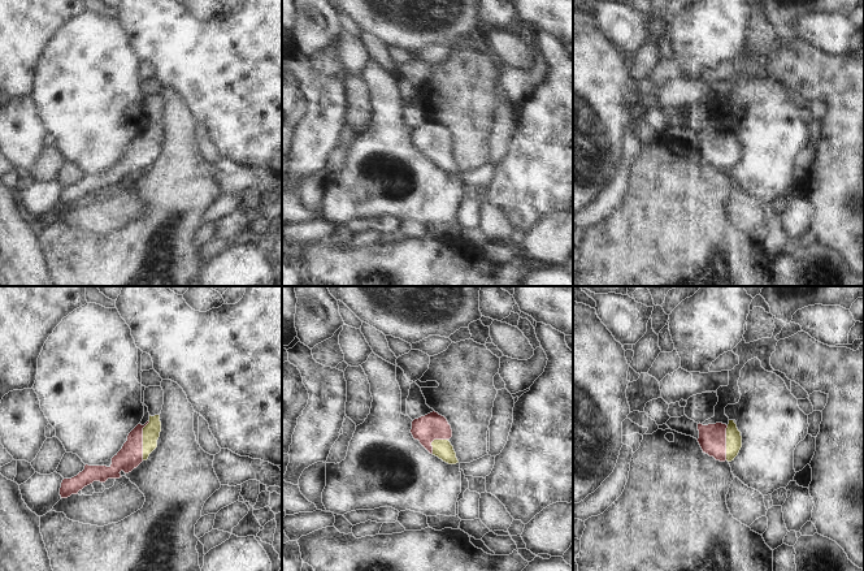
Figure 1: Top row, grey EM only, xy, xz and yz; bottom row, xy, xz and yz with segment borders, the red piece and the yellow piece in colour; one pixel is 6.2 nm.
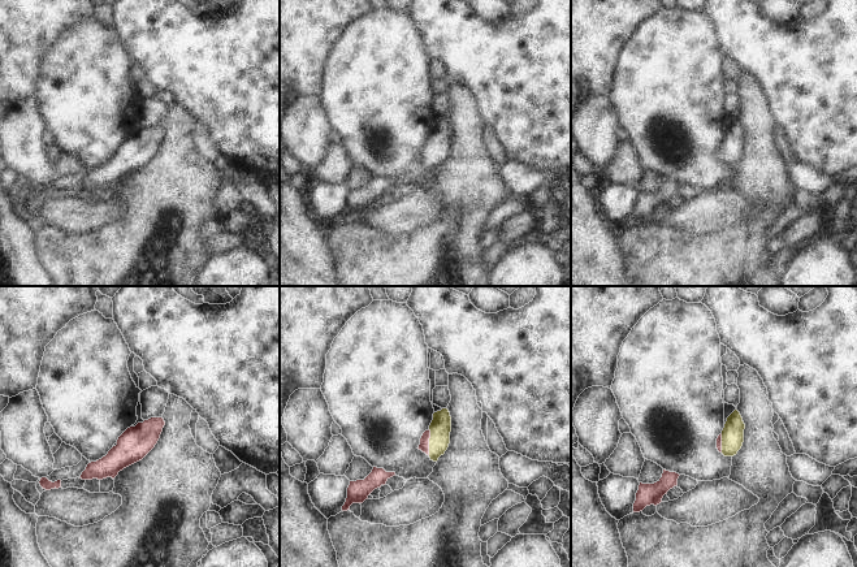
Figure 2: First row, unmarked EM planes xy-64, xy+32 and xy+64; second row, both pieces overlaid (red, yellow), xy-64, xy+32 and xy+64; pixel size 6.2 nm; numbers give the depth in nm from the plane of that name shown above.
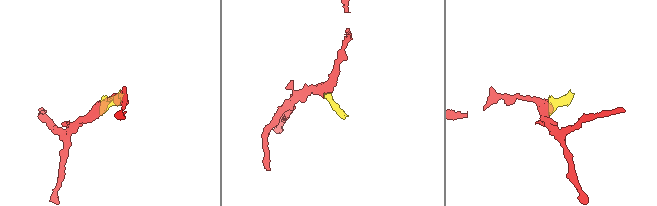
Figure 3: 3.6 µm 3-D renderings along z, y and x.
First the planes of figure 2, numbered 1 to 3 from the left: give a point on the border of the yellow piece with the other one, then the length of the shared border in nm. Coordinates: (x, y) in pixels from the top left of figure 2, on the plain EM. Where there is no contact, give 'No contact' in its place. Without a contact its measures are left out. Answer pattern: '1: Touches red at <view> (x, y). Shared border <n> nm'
1: No contact
2: Touches red at xy+32 (428, 151). Shared border 160 nm
3: Touches red at xy+64 (721, 151). Shared border 120 nm.

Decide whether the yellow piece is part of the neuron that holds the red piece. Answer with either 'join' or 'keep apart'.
join

